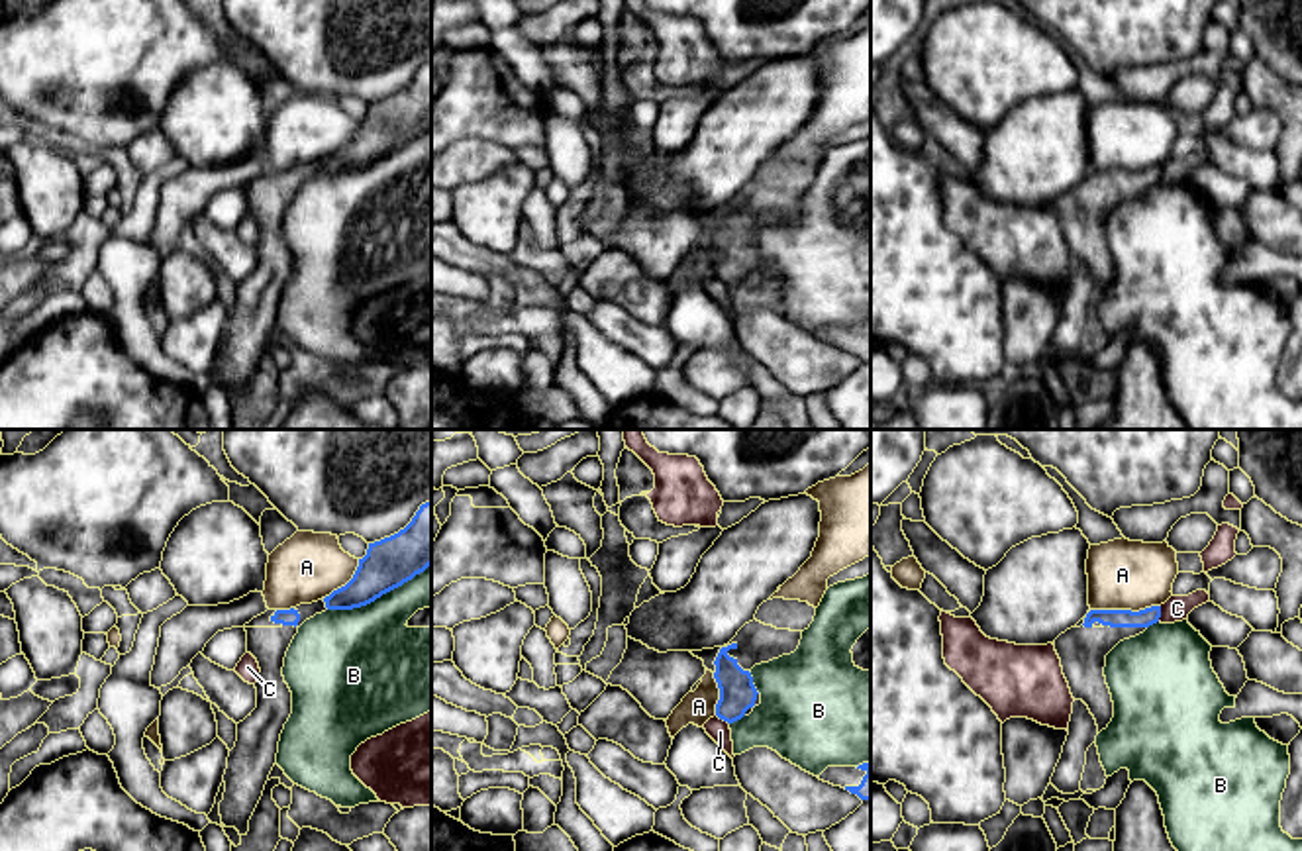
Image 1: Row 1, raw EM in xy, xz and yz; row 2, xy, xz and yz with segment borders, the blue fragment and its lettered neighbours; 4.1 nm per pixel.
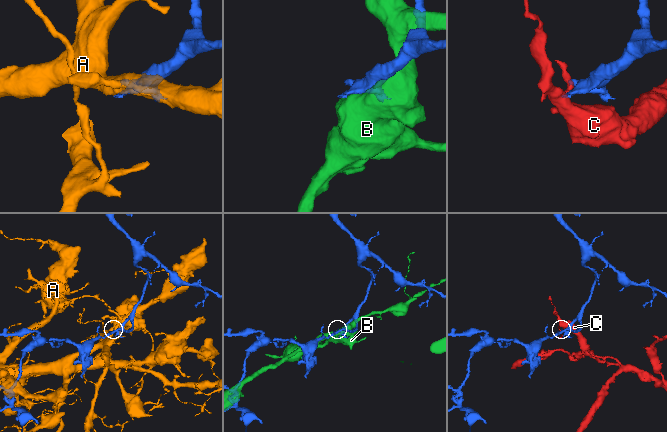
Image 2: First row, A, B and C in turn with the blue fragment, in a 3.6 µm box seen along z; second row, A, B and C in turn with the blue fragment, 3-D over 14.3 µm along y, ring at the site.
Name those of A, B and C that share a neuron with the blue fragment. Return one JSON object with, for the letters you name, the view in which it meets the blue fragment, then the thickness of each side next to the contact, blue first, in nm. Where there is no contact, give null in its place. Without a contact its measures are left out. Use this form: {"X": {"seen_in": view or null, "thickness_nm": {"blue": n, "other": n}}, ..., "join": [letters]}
{"join": []}

